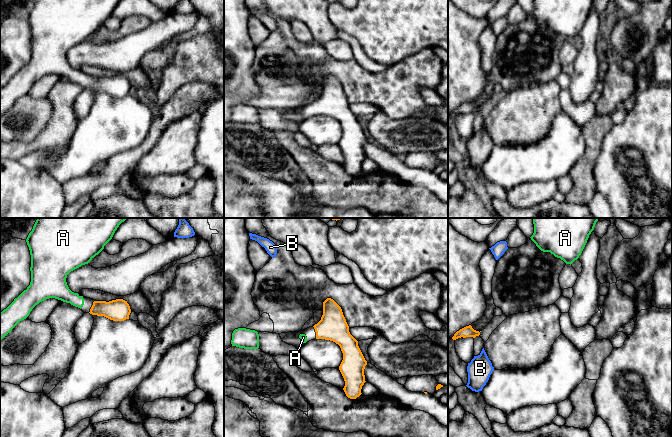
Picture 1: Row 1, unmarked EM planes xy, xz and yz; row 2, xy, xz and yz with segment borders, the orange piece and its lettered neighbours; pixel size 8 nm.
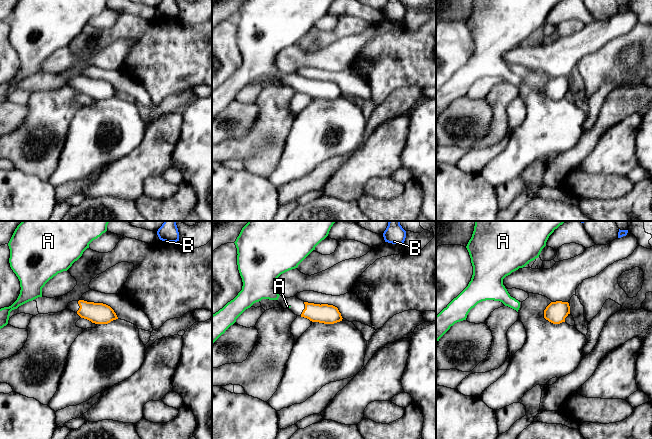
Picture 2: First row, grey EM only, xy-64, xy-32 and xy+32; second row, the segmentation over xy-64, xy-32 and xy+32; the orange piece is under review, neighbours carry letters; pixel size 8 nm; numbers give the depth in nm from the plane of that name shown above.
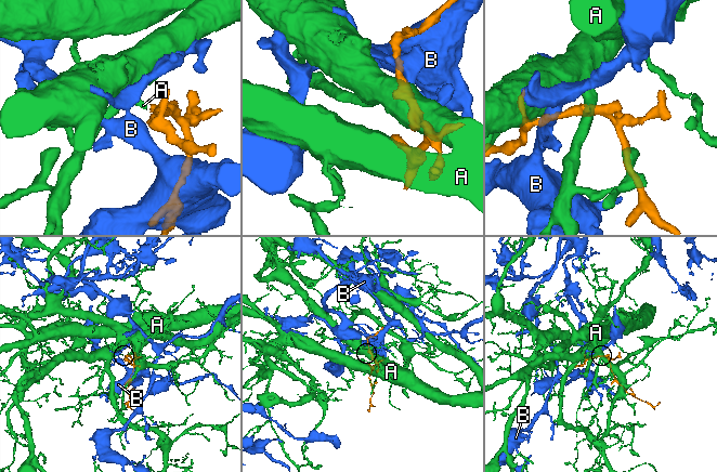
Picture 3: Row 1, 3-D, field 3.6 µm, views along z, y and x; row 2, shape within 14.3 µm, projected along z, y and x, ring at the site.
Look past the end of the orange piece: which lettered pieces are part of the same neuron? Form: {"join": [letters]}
{"join": ["A"]}

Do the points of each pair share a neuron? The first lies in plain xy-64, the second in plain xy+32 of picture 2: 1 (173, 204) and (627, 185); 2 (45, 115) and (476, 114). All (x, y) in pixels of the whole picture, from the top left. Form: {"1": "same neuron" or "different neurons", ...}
{"1": "different neurons", "2": "different neurons"}

